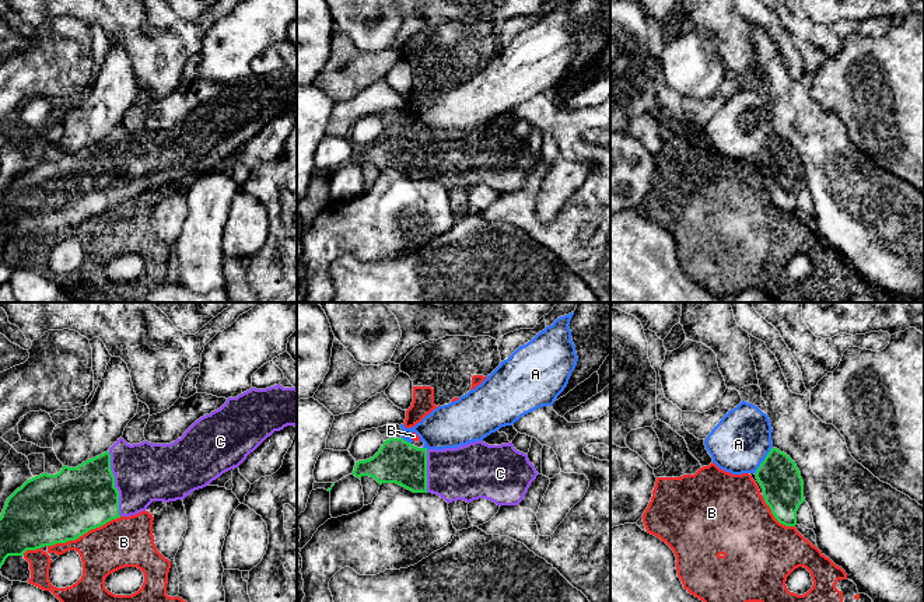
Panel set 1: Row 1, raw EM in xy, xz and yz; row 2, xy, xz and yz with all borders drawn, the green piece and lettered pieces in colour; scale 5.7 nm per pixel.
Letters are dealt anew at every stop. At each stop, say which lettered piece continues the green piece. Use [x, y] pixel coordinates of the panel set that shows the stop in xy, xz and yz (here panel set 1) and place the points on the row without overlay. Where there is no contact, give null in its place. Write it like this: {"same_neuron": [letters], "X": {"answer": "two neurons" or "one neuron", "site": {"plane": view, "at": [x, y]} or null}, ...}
{"same_neuron": ["C"], "A": {"answer": "two neurons", "site": {"plane": "yz", "at": [763, 147]}}, "B": {"answer": "two neurons", "site": {"plane": "xy", "at": [84, 219]}}, "C": {"answer": "one neuron", "site": {"plane": "xy", "at": [114, 170]}}}

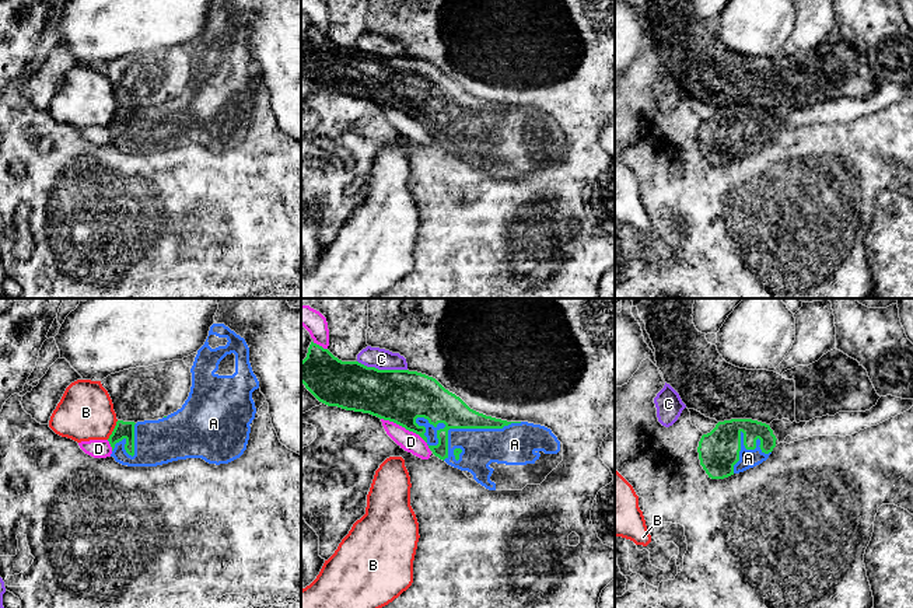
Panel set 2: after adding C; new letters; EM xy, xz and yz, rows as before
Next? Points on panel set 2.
{"same_neuron": ["A"], "A": {"answer": "one neuron", "site": {"plane": "xz", "at": [469, 114]}}, "B": {"answer": "two neurons", "site": {"plane": "xy", "at": [114, 116]}}, "C": {"answer": "two neurons", "site": {"plane": "xz", "at": [382, 56]}}, "D": {"answer": "two neurons", "site": {"plane": "xz", "at": [406, 115]}}}

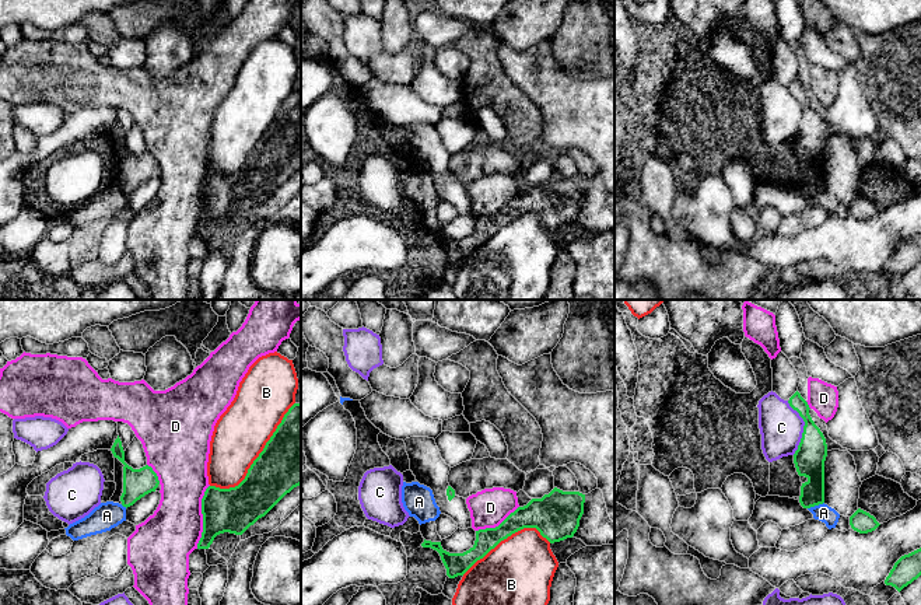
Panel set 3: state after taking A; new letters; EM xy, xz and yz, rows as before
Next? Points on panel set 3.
{"same_neuron": [], "A": {"answer": "two neurons", "site": {"plane": "yz", "at": [815, 191]}}, "B": {"answer": "two neurons", "site": {"plane": "xy", "at": [258, 143]}}, "C": {"answer": "two neurons", "site": {"plane": "yz", "at": [804, 114]}}, "D": {"answer": "two neurons", "site": {"plane": "xy", "at": [203, 203]}}}

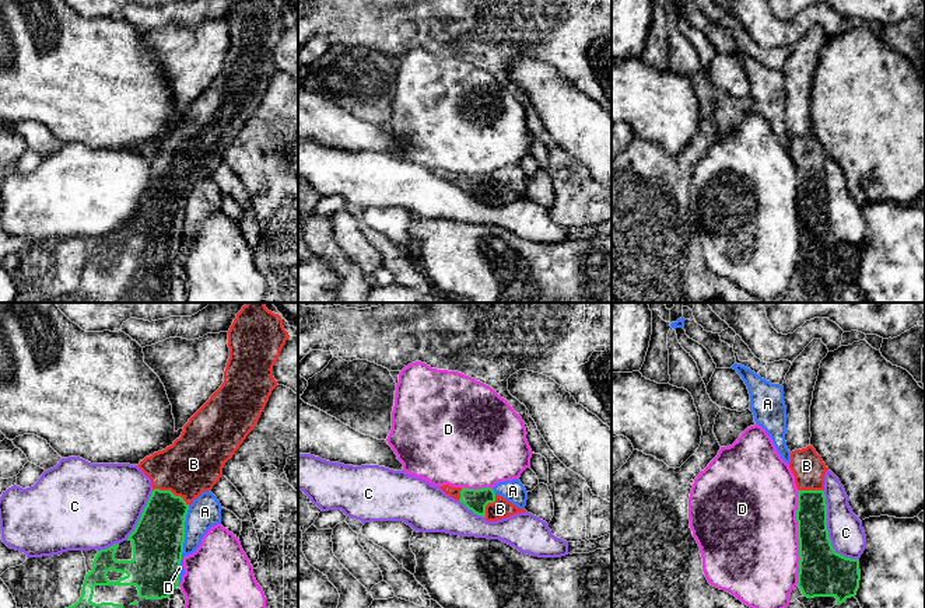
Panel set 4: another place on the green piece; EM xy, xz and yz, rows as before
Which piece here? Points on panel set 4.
{"same_neuron": ["B"], "A": {"answer": "two neurons", "site": {"plane": "xy", "at": [184, 223]}}, "B": {"answer": "one neuron", "site": {"plane": "xy", "at": [170, 177]}}, "C": {"answer": "two neurons", "site": {"plane": "yz", "at": [827, 217]}}, "D": {"answer": "two neurons", "site": {"plane": "yz", "at": [798, 223]}}}

